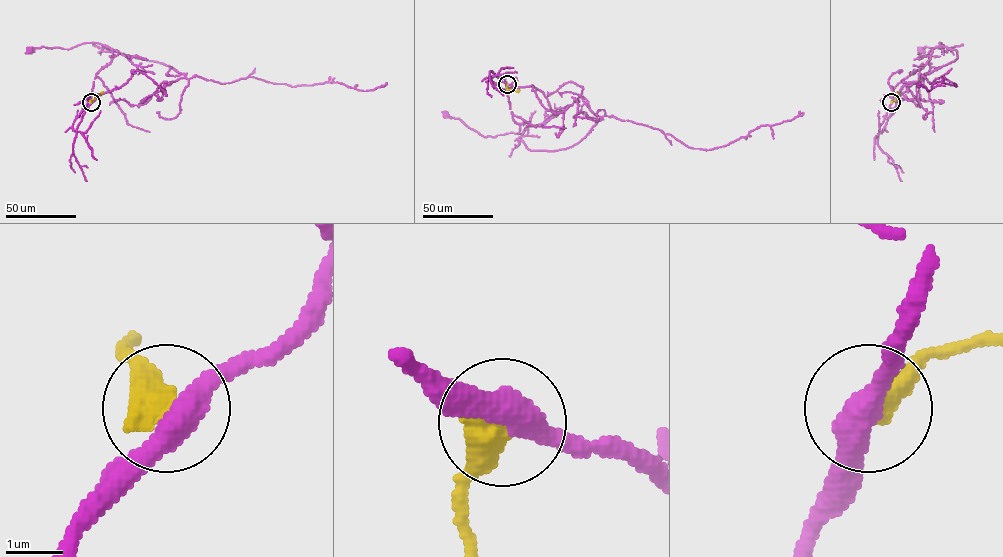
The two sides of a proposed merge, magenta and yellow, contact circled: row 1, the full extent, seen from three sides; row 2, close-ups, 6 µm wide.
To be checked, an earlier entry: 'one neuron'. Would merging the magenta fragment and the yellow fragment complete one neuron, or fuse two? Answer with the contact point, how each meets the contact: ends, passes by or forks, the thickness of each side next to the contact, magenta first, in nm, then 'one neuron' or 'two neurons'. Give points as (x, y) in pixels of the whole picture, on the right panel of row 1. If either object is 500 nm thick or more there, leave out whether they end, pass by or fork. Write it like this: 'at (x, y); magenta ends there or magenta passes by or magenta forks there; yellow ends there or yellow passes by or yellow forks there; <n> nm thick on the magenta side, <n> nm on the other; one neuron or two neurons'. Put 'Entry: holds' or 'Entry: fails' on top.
Entry: fails
at (891, 102); 440 nm thick on the magenta side, 550 nm on the other; two neurons

